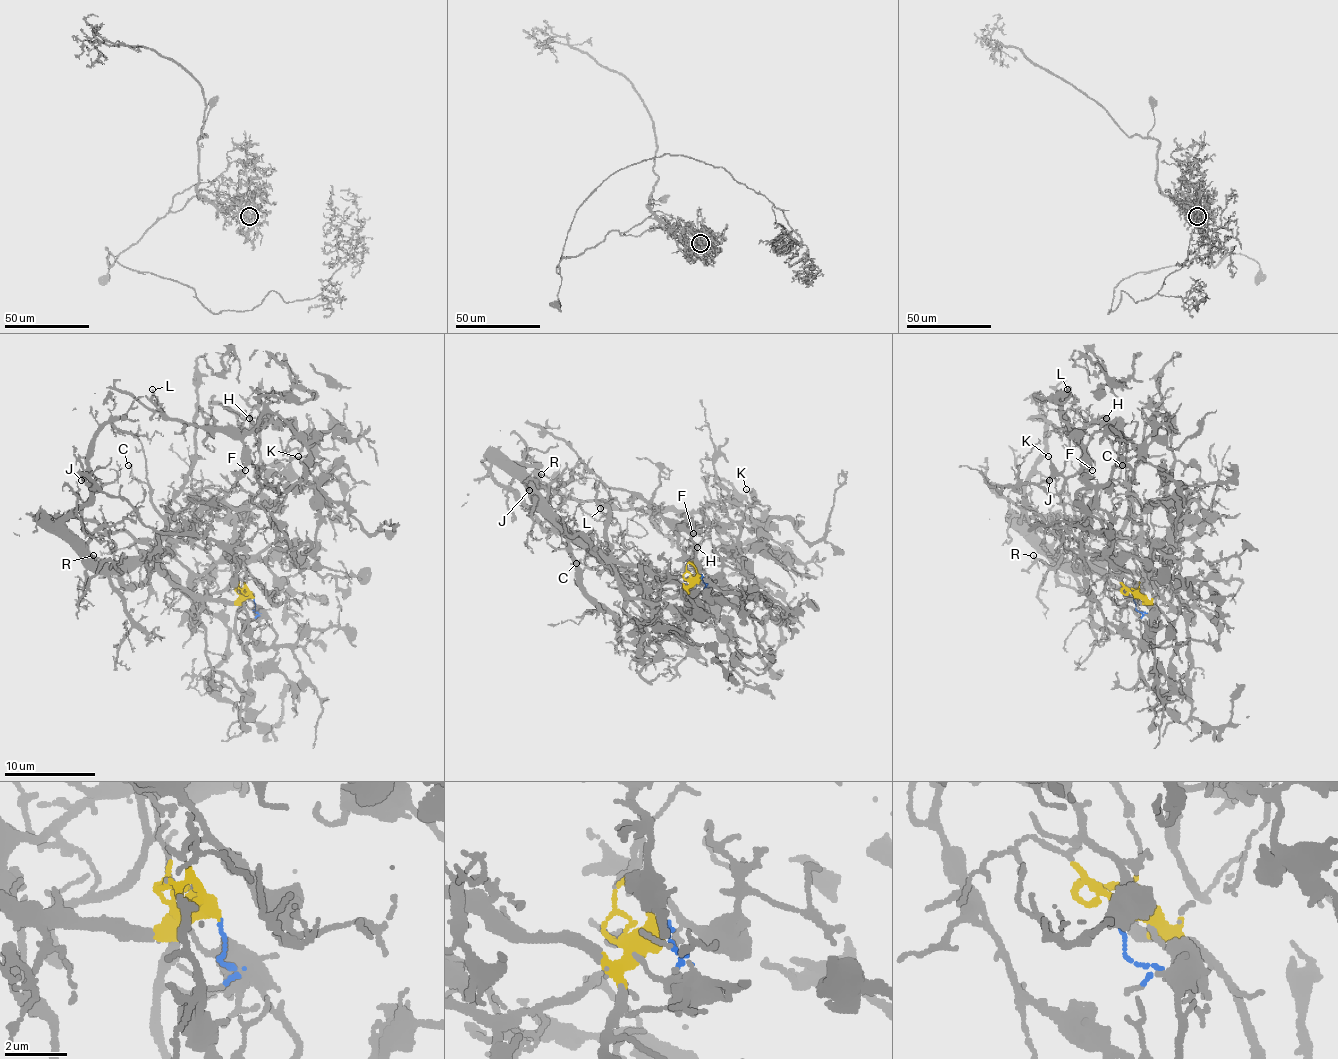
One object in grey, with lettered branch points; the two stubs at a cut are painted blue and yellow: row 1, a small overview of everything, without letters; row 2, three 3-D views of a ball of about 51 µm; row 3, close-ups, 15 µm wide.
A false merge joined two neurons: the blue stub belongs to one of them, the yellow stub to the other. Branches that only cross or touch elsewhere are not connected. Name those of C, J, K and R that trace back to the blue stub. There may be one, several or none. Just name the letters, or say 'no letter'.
K

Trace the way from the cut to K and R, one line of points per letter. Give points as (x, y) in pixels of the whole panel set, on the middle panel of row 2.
K: (701, 575), (724, 593), (679, 523), (737, 523), (740, 552), (765, 554), (747, 489)
R: (701, 575), (688, 586), (606, 561), (552, 511), (549, 482), (540, 475)

